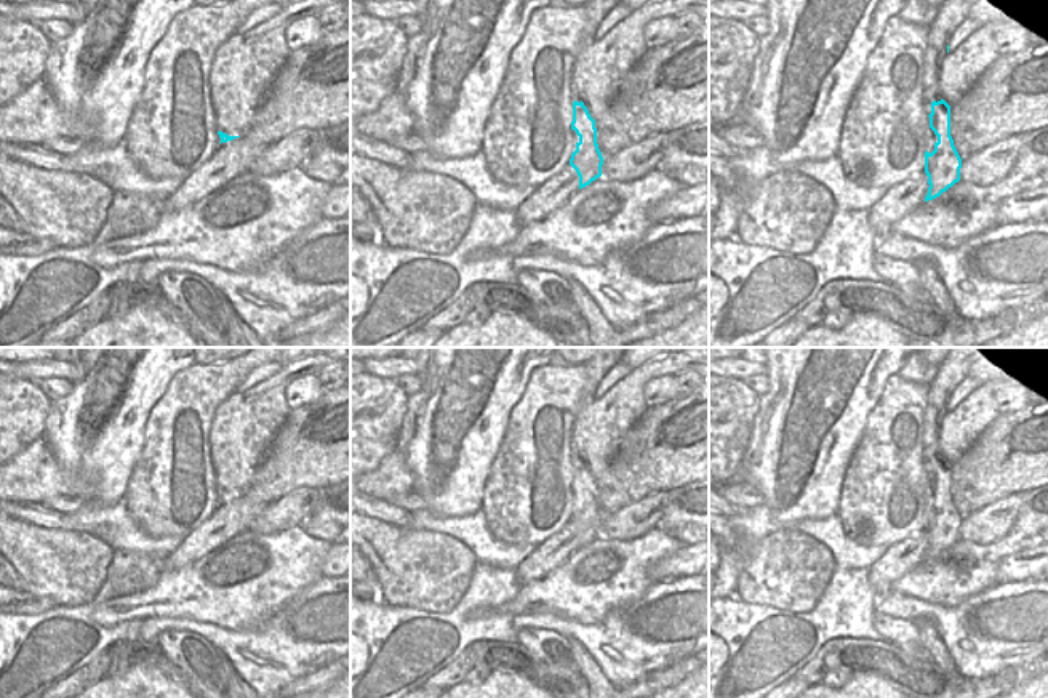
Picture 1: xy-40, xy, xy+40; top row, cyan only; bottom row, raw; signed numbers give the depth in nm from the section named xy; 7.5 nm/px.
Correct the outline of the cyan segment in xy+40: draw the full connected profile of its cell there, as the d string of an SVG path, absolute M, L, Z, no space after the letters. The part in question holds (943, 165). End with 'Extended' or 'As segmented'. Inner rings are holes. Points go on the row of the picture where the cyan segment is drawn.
M944 0L930 26L928 46L923 58L923 110L930 118L930 128L938 136L934 150L925 152L925 173L928 194L925 202L939 197L960 181L962 158L950 136L950 106L938 90L938 69L949 53L949 42L957 27L970 14L976 0Z. Extended

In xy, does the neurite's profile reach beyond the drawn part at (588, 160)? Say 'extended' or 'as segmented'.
extended

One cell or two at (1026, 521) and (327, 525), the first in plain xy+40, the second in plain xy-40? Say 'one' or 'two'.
two

